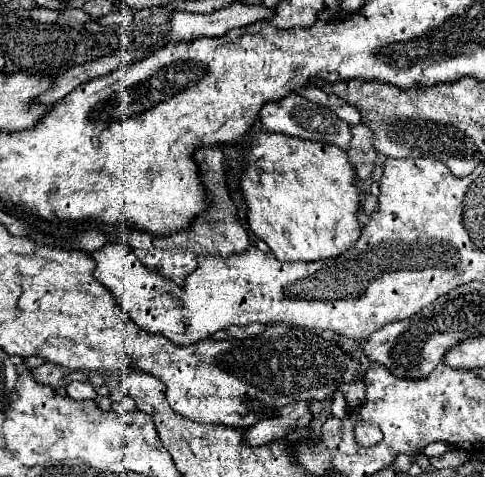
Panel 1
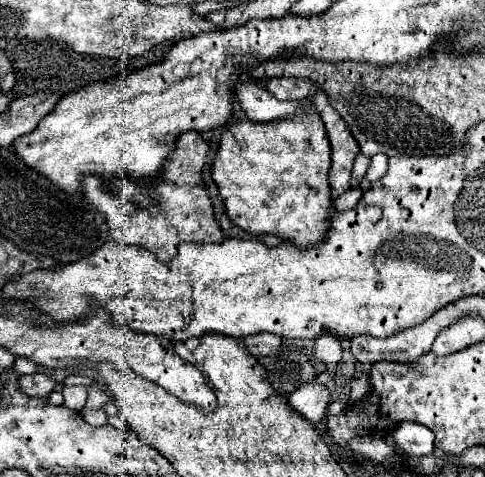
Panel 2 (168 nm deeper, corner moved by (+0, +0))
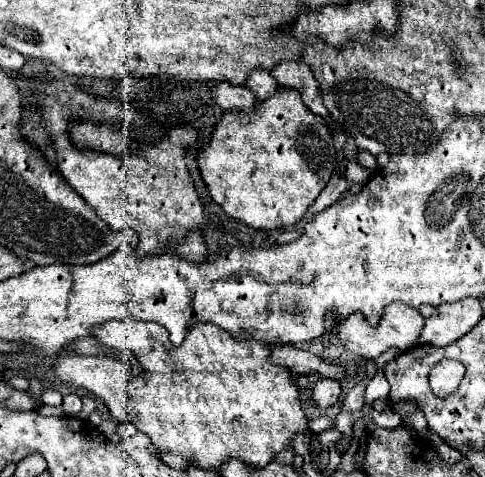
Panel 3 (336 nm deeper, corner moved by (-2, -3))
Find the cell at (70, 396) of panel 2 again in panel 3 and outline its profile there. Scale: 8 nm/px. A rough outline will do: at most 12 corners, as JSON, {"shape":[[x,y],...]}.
{"shape":[[77,394],[63,396],[67,416],[81,412],[81,398]]}

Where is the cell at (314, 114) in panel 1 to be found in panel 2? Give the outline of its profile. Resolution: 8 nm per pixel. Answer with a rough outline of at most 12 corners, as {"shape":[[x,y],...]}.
{"shape":[[257,83],[237,85],[251,121],[269,123],[315,109],[309,99],[277,101]]}

